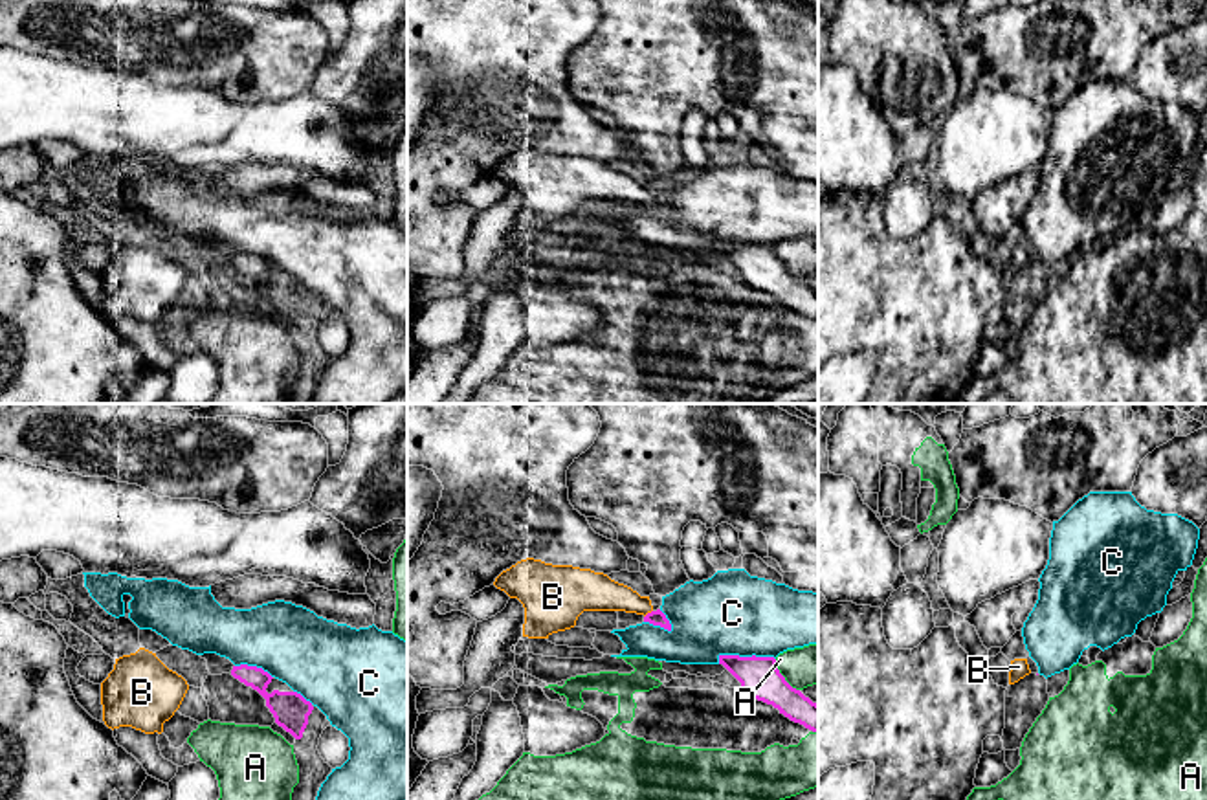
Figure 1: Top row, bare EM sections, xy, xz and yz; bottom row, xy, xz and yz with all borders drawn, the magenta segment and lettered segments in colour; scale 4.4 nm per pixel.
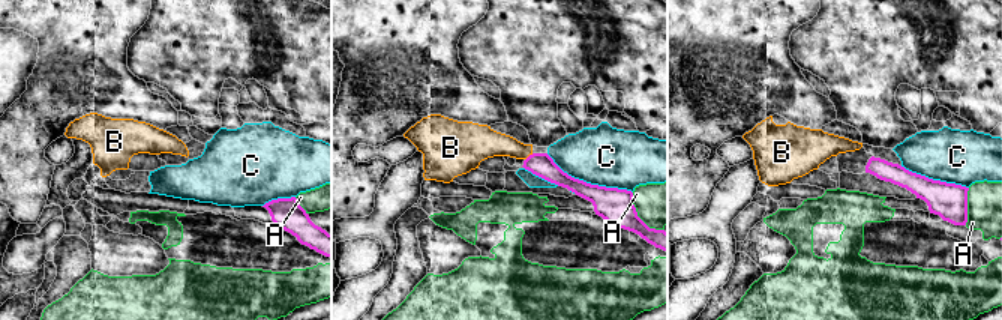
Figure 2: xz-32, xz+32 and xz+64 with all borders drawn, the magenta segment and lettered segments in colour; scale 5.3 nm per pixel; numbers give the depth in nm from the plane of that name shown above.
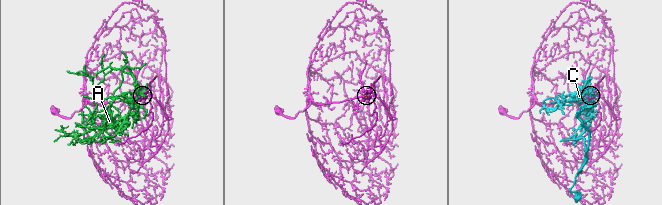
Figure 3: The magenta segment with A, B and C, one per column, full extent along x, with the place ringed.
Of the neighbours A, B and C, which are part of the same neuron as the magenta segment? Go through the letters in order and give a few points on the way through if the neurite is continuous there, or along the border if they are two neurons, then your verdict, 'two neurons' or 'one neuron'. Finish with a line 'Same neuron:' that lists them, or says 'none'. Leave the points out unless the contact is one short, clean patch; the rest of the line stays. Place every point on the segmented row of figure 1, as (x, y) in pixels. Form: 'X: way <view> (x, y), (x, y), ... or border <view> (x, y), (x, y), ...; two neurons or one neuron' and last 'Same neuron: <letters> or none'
A: two neurons
B: way xz (657, 617), (648, 613), (639, 604), (597, 591); one neuron
C: two neurons
Same neuron: B

